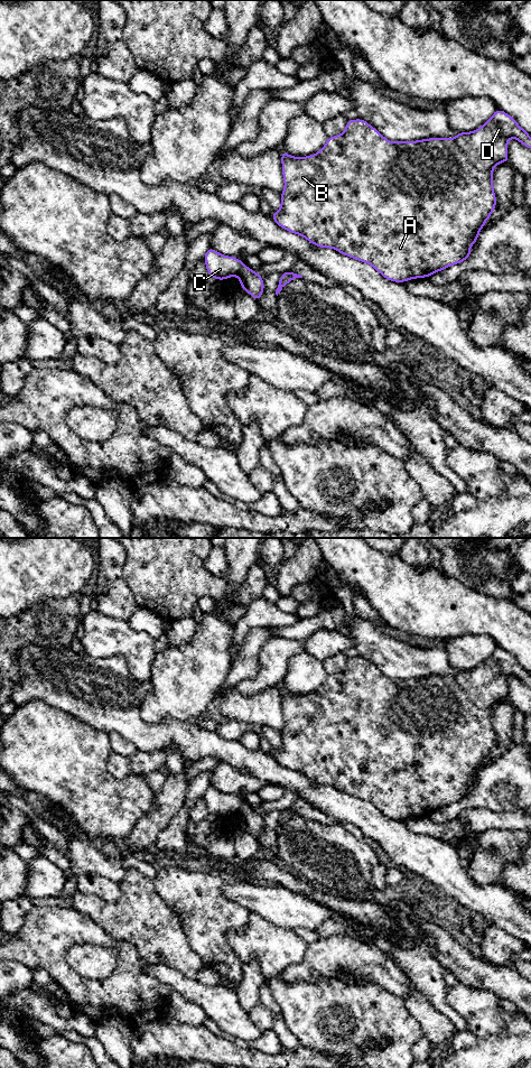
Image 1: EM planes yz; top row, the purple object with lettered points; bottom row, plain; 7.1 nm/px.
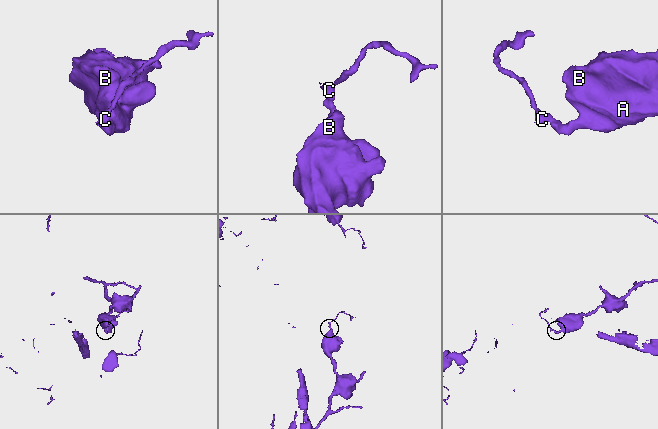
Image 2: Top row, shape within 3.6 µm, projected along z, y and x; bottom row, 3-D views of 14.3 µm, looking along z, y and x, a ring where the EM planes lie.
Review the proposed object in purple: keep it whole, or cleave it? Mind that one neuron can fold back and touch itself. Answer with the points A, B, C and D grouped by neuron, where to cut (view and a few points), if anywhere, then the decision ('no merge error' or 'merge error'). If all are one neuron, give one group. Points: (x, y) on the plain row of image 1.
A B D / C; cut in yz along (243, 804), (236, 813); merge error

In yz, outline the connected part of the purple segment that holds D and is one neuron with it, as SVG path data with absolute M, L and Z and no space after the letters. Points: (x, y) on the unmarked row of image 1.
M500 647L477 668L458 670L453 677L429 676L417 679L391 680L363 657L347 658L345 669L339 674L328 675L326 682L315 693L292 695L286 689L281 689L285 728L280 732L280 747L272 751L271 754L286 769L304 774L316 784L332 786L344 793L371 802L390 819L404 820L416 816L428 816L432 811L460 801L472 793L469 784L476 781L479 768L484 767L485 760L496 745L496 734L493 726L493 706L503 699L509 700L507 679L511 676L515 676L523 684L531 687L531 675L529 671L511 653Z

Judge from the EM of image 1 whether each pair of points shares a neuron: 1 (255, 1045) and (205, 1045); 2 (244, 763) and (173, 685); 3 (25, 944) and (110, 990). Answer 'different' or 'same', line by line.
1: different
2: different
3: same

